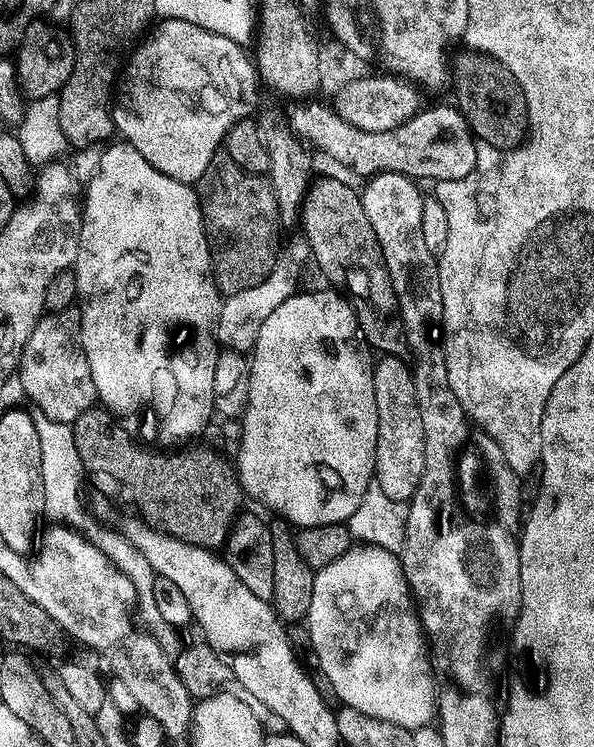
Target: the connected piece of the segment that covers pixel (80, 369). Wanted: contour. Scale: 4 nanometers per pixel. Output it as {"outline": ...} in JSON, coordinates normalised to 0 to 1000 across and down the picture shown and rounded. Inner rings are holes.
{"outline":[[[133,411],[69,423],[34,475],[30,511],[45,534],[62,541],[77,560],[91,560],[91,565],[123,569],[135,554],[158,545],[165,531],[152,485],[145,485],[135,462]]]}

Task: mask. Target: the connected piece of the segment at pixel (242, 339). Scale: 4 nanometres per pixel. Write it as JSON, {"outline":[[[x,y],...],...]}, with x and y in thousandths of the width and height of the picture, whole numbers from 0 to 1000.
{"outline":[[[500,319],[487,337],[476,339],[473,336],[470,339],[466,353],[455,361],[455,367],[448,373],[434,378],[434,383],[421,383],[421,388],[406,388],[392,396],[375,398],[360,446],[369,465],[377,469],[416,467],[443,428],[468,410],[475,410],[475,404],[481,404],[481,399],[498,395],[507,384],[505,363],[510,361],[512,352],[520,352],[520,348],[519,323]]]}

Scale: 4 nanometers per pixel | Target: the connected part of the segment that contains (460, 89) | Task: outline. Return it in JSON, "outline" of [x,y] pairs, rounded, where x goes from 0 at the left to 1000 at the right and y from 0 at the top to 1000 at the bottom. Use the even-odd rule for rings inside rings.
{"outline":[[[781,67],[764,80],[764,112],[768,107],[766,143],[774,146],[796,183],[810,194],[823,193],[840,201],[860,201],[875,197],[887,183],[887,139],[880,120],[837,80],[828,80],[813,70]]]}

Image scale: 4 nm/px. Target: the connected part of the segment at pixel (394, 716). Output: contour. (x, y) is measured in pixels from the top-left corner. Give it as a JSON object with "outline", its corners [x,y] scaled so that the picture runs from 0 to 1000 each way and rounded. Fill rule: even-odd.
{"outline":[[[601,727],[582,736],[576,747],[537,762],[529,774],[529,801],[522,801],[515,834],[522,873],[525,867],[574,944],[609,950],[609,956],[663,967],[689,977],[719,975],[729,968],[737,930],[736,906],[694,793],[680,772],[680,759],[668,740],[643,736],[628,728]]]}

